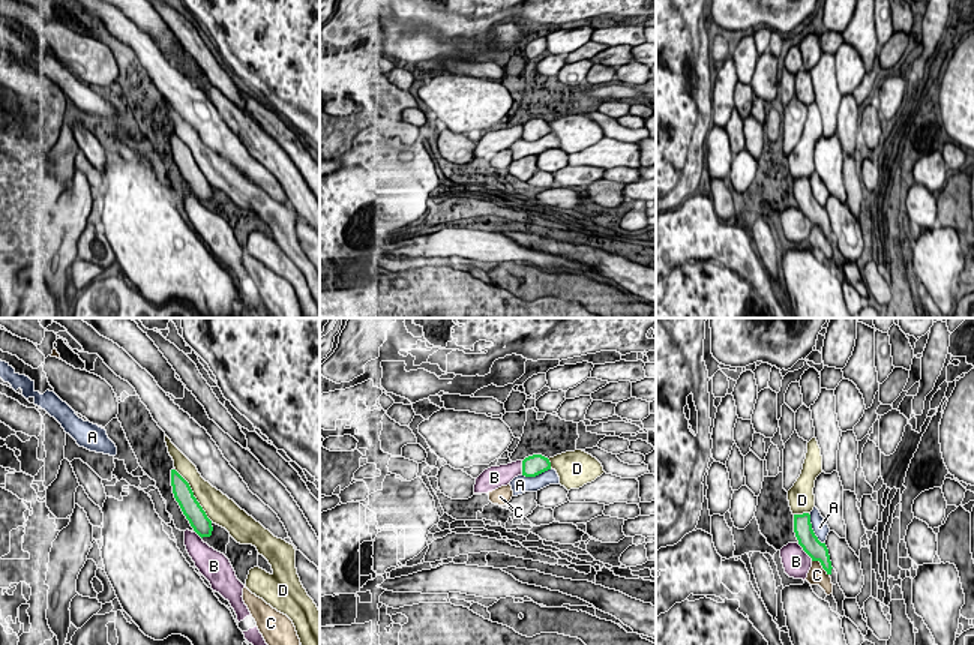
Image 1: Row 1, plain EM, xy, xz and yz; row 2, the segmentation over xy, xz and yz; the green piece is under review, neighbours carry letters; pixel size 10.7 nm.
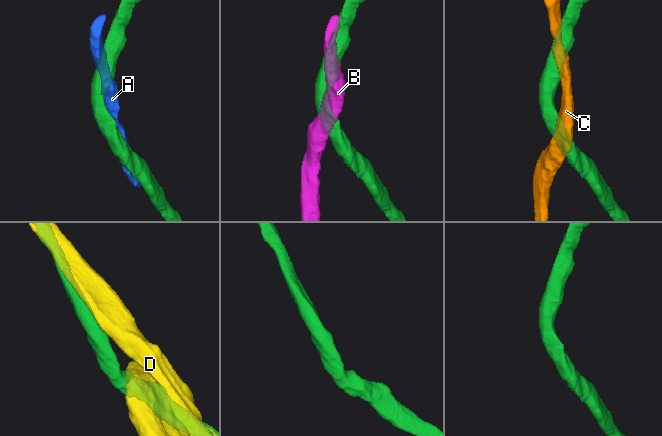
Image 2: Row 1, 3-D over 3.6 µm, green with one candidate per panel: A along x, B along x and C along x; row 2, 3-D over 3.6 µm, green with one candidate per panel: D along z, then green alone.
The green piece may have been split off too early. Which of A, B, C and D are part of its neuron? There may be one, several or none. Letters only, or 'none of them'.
none of them

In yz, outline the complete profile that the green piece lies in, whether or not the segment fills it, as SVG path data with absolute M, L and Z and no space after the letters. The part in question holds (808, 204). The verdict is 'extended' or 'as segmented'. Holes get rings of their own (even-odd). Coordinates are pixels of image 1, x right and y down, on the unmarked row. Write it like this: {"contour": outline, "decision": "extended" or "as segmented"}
{"contour": "M794 178L794 196L798 208L812 222L819 225L827 238L831 238L831 225L825 207L821 207L815 200L810 188L810 178Z", "decision": "as segmented"}

